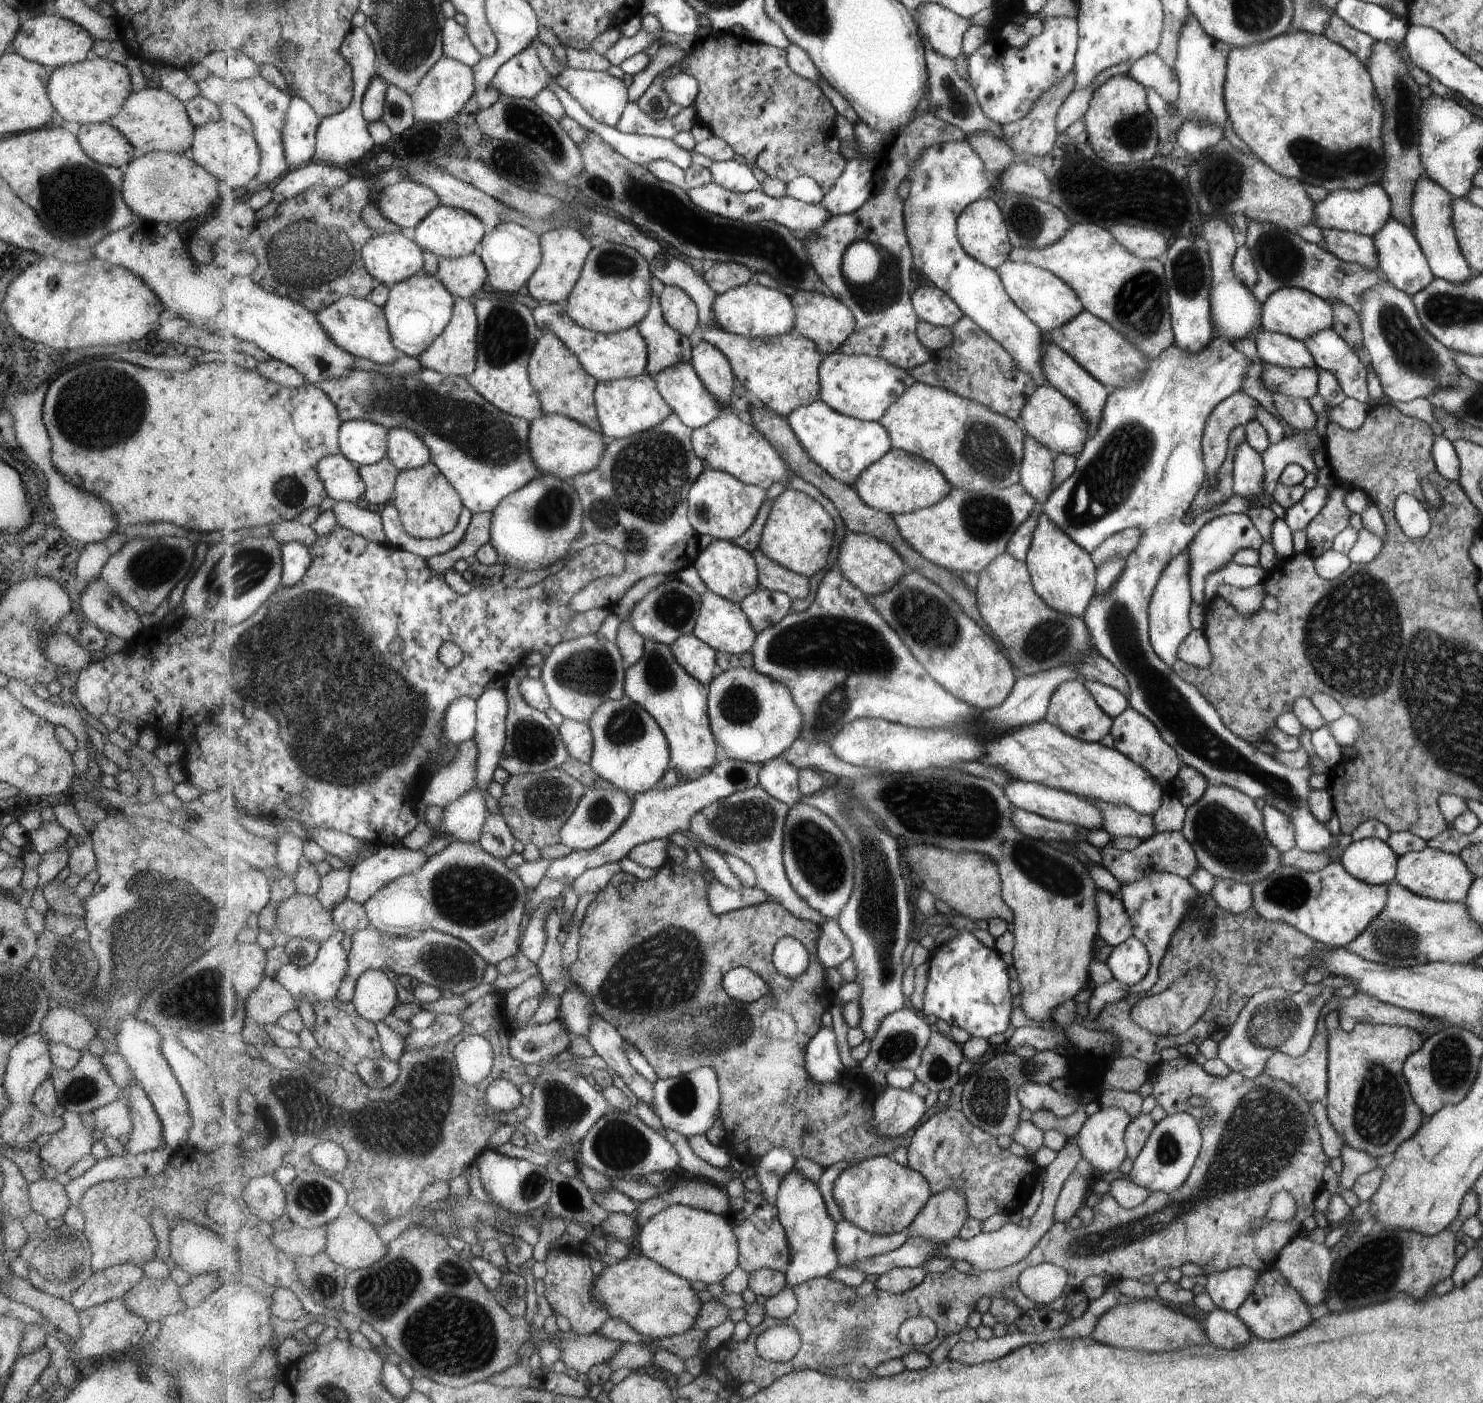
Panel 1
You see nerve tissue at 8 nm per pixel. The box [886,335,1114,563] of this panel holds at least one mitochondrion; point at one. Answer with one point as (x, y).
(986, 450)

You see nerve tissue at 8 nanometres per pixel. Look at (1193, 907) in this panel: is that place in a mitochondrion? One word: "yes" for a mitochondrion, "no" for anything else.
no

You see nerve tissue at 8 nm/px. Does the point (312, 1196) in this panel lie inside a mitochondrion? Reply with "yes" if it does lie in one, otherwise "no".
yes

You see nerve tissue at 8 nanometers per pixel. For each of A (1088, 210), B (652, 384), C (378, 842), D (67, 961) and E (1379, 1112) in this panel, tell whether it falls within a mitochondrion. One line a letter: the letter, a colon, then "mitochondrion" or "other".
A: other
B: other
C: other
D: mitochondrion
E: mitochondrion

